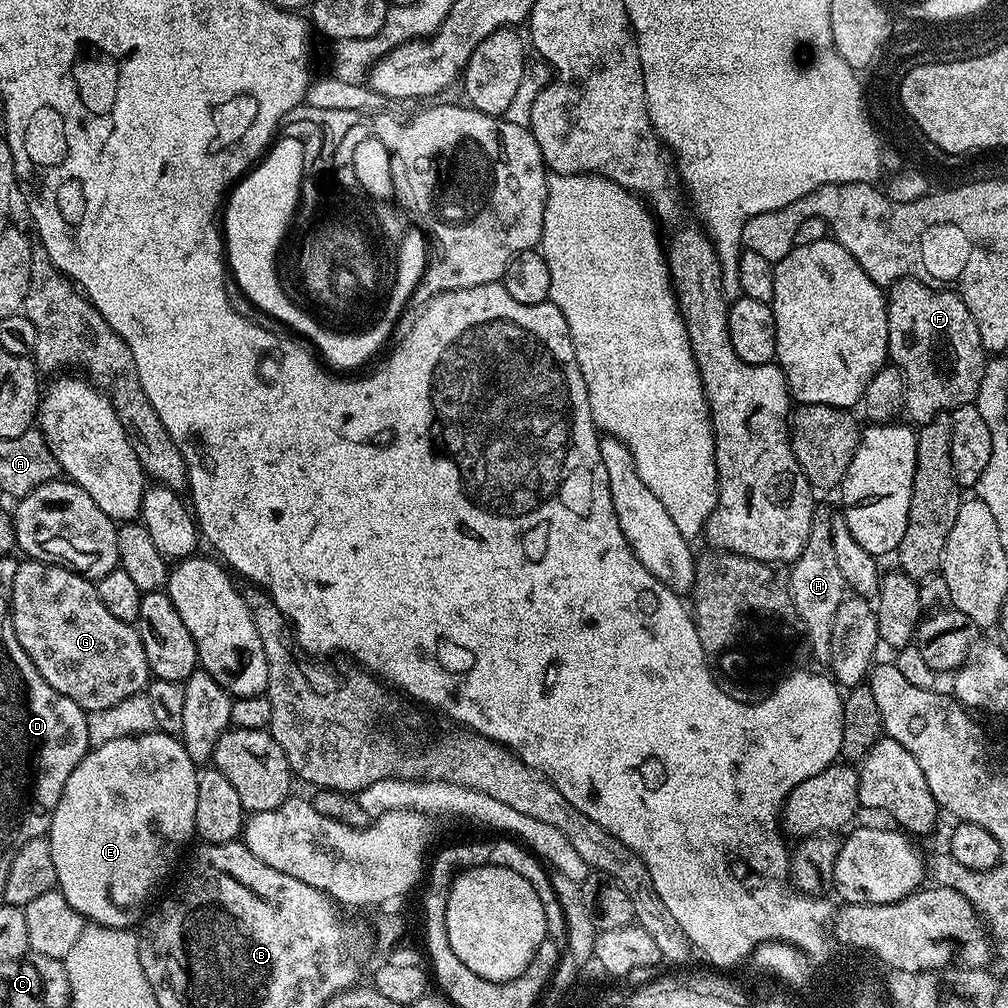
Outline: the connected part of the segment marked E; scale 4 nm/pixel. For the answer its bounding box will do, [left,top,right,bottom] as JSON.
[46,731,198,929]

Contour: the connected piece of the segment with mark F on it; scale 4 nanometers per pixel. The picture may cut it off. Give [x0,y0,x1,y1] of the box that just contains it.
[887,280,986,426]

